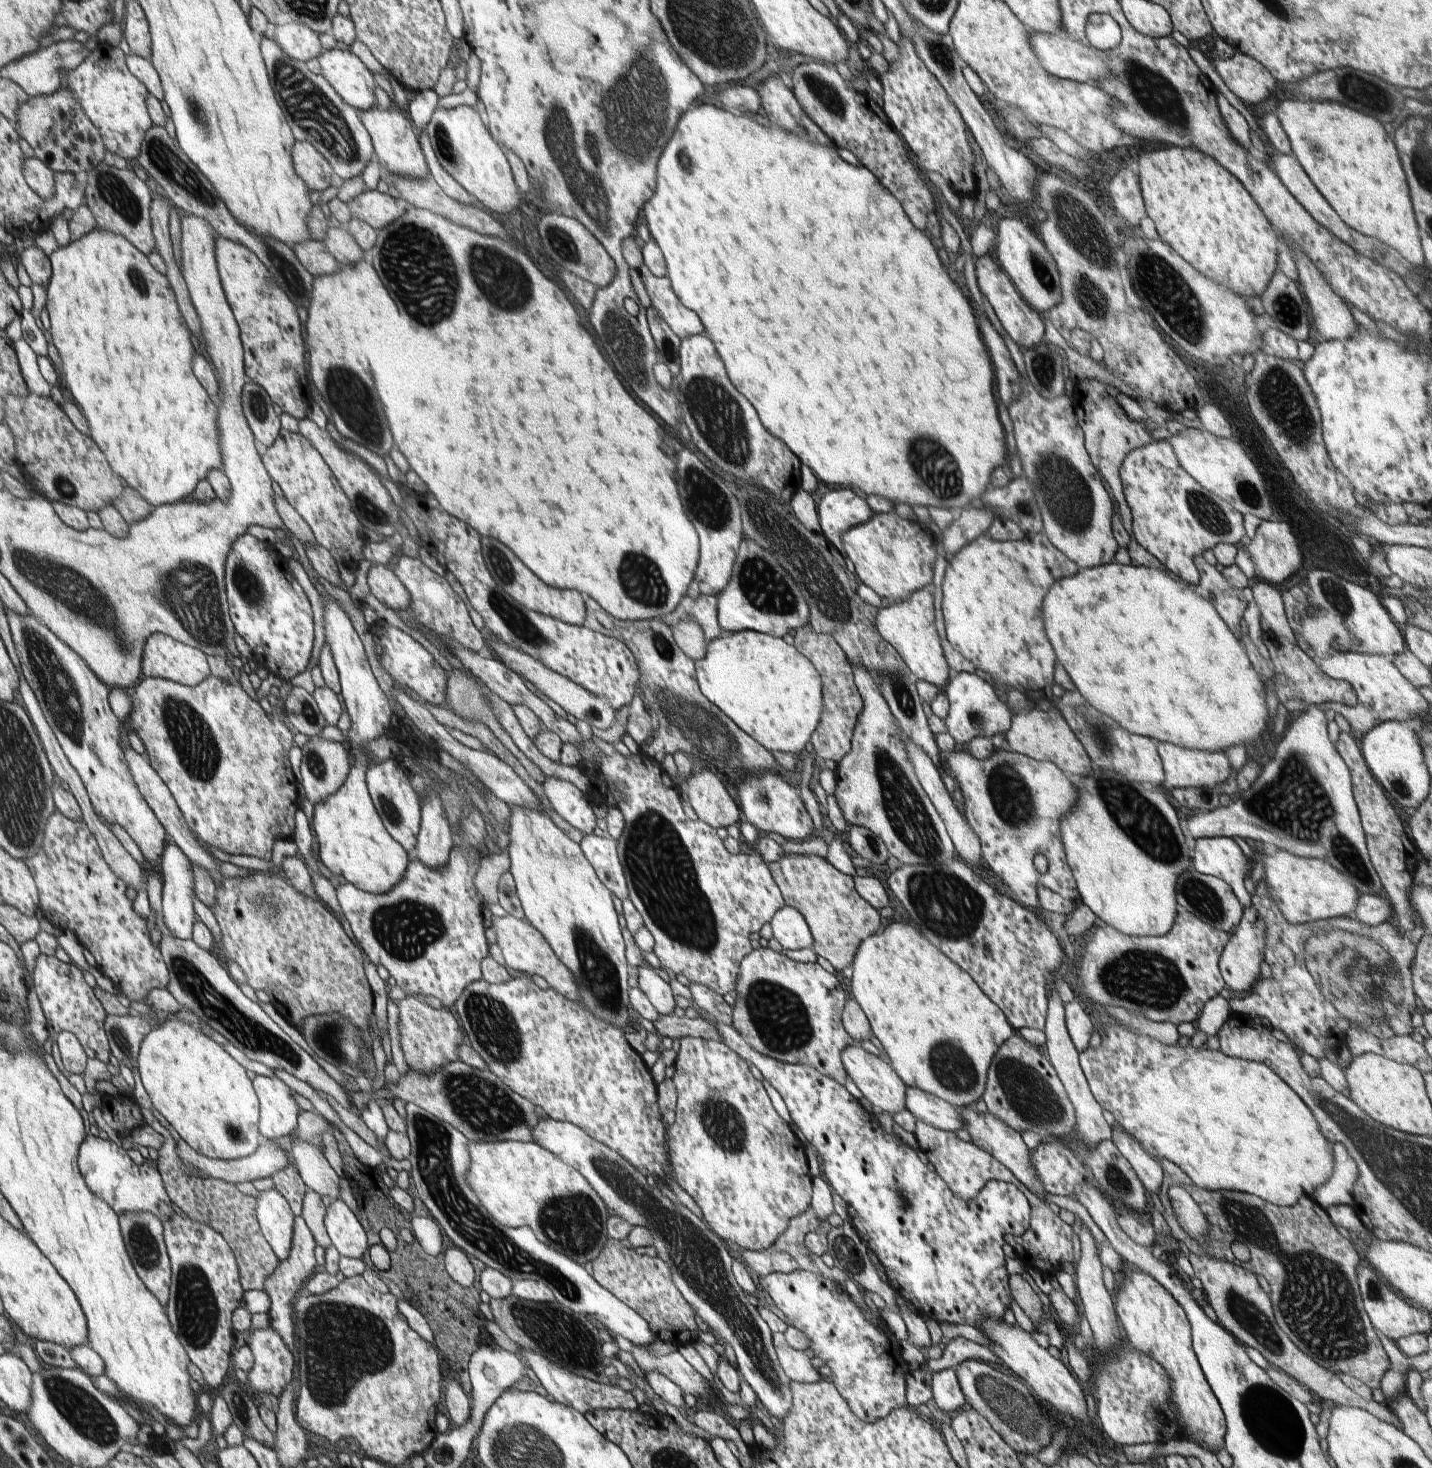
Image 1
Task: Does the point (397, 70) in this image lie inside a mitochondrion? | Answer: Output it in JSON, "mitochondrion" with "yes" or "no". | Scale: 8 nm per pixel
{"mitochondrion":"no"}

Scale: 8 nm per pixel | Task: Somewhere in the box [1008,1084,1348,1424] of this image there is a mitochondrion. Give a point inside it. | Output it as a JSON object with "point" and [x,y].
{"point":[1244,1311]}

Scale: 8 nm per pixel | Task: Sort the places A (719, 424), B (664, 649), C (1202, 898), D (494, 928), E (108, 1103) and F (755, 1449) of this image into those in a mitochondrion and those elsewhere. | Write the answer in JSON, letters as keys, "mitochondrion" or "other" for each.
{"A":"mitochondrion","B":"mitochondrion","C":"mitochondrion","D":"other","E":"other","F":"other"}

